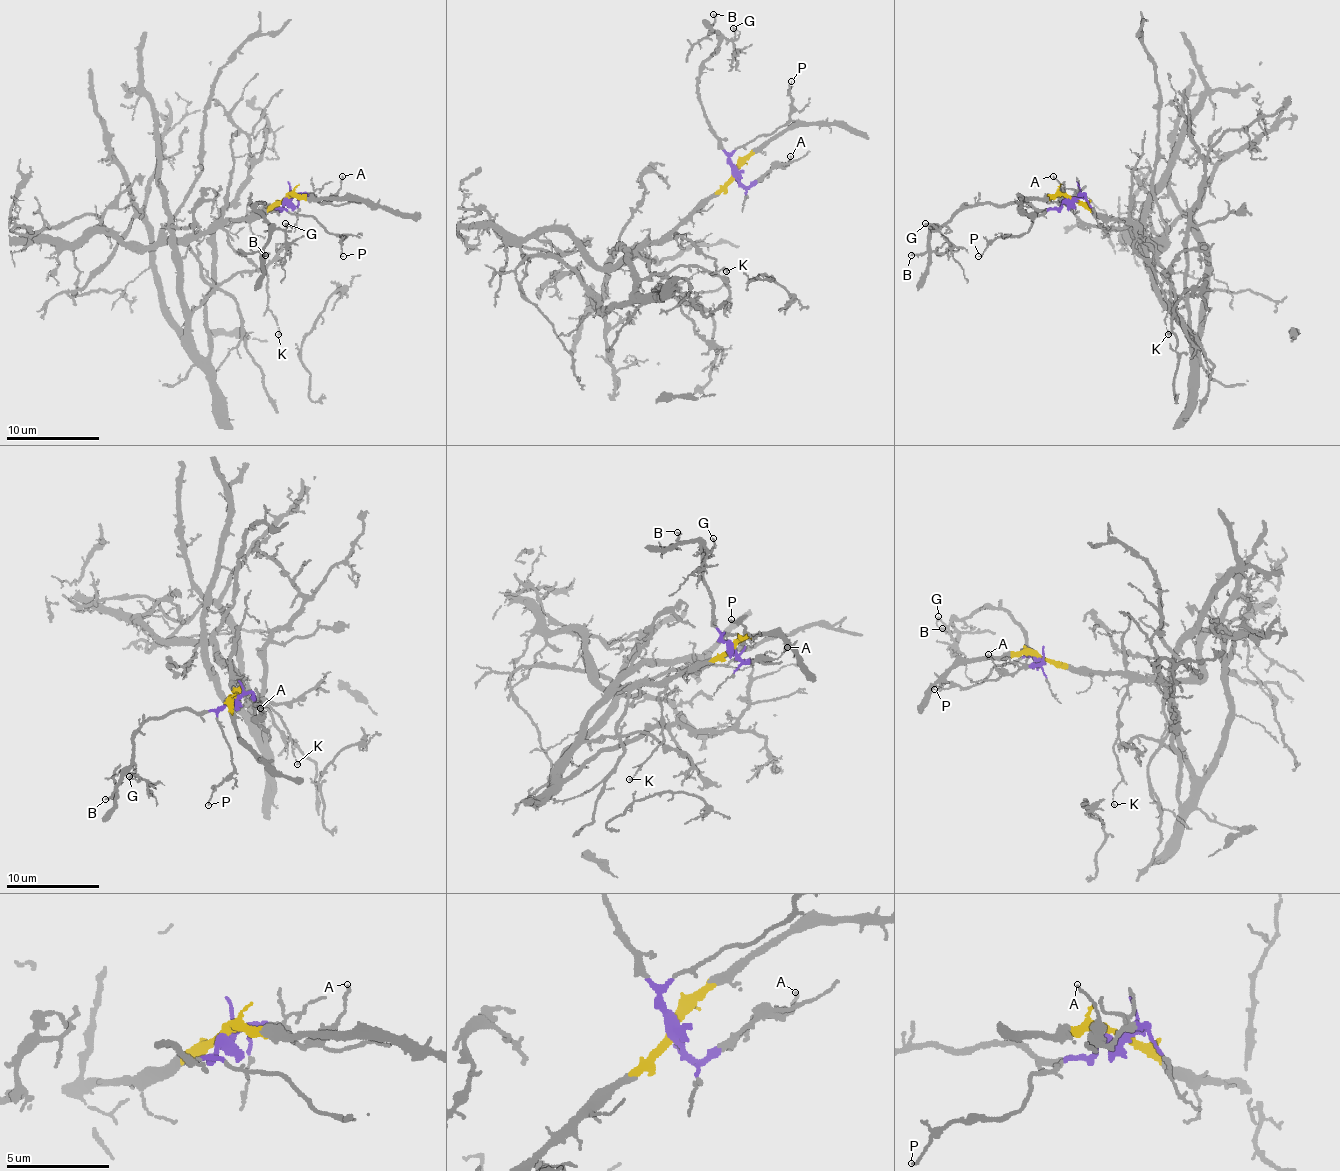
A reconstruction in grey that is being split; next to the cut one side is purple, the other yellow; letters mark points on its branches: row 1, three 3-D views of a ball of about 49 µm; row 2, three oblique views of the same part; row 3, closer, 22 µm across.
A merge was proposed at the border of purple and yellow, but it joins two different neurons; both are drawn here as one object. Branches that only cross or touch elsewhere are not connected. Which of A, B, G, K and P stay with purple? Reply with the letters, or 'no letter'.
A, B, G, P

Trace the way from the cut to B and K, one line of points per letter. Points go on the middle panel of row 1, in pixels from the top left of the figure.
B: (734, 174), (734, 167), (706, 118), (697, 78), (699, 64), (718, 41), (718, 34), (711, 29), (713, 13)
K: (734, 174), (671, 237), (683, 237), (716, 260), (716, 272), (723, 267), (725, 272)

